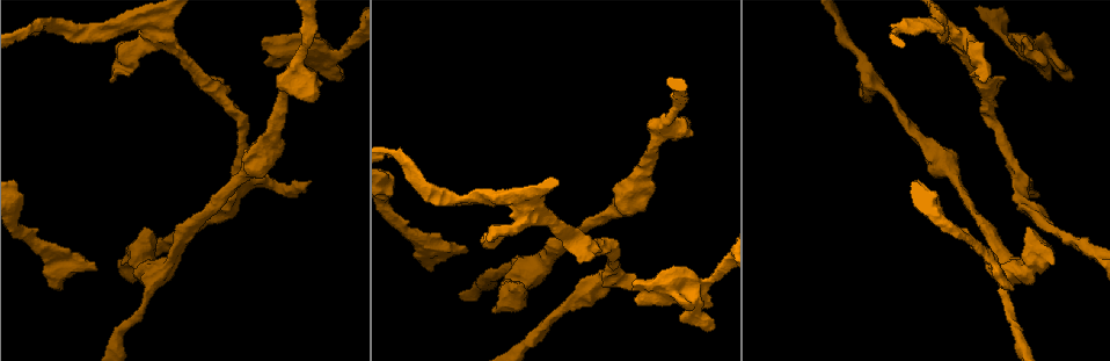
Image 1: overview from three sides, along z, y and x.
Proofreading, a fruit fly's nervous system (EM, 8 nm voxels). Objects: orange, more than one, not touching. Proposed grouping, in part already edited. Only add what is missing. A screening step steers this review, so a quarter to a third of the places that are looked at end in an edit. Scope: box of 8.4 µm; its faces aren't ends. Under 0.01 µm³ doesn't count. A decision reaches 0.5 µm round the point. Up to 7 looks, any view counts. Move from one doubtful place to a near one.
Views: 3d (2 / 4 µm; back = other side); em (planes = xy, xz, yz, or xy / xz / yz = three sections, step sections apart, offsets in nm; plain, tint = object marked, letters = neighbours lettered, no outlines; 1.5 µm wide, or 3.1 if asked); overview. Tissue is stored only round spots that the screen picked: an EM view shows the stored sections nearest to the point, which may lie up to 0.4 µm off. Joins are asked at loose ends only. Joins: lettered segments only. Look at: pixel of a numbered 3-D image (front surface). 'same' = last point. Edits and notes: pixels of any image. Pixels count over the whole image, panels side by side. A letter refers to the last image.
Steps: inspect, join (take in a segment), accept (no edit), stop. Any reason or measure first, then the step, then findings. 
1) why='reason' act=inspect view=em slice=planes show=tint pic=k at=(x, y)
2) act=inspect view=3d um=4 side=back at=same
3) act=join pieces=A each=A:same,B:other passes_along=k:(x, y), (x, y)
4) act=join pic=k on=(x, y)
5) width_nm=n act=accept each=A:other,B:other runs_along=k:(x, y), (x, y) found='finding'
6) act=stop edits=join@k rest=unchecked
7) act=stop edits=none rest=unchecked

why='branch stops here' act=inspect view=em slice=planes show=letters pic=1 at=(984, 82)

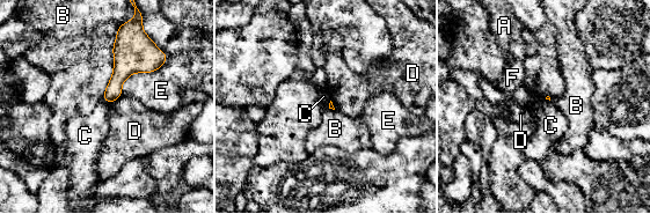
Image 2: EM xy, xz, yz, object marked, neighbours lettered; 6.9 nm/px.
act=accept each=A:other,B:other,C:other,D:other,E:other,F:other border=2:(103, 100), (108, 103) found='no lettered segment goes on from it'

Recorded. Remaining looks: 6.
why='an open end' act=inspect view=em slice=xz step=4 show=plain pic=1 at=(340, 75)

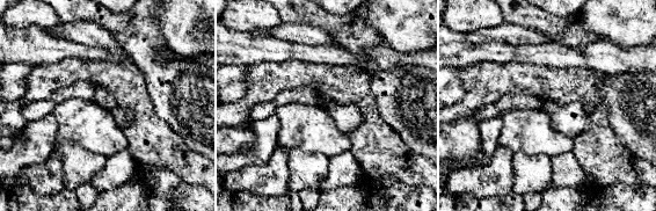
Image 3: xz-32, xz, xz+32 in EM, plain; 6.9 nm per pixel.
why='where the object lies' act=inspect view=em slice=xz step=4 show=tint at=same

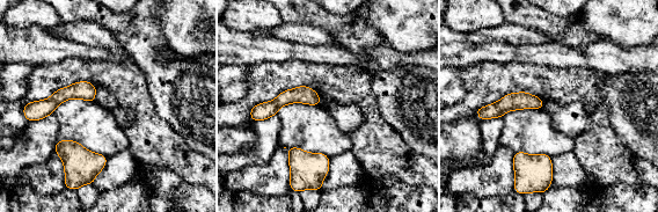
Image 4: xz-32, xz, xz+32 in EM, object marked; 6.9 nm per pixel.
why='what lies round it' act=inspect view=em slice=xz step=4 show=letters at=same

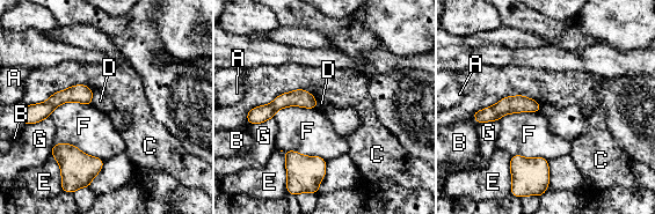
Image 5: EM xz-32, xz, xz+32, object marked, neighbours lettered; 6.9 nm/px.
longest_contact=C:550nm act=accept each=A:other,B:other,C:other,D:other,E:other,F:other,G:other runs_along=5:(89, 93), (65, 95), (23, 115) found='no lettered segment goes on from it'

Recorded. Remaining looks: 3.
why='an open end' act=inspect view=em slice=planes show=tint pic=1 at=(320, 84)

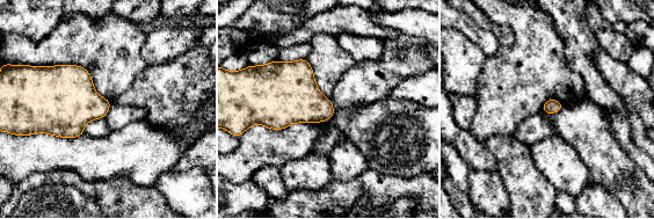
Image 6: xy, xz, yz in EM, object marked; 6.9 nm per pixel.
act=inspect view=em slice=planes show=letters at=same

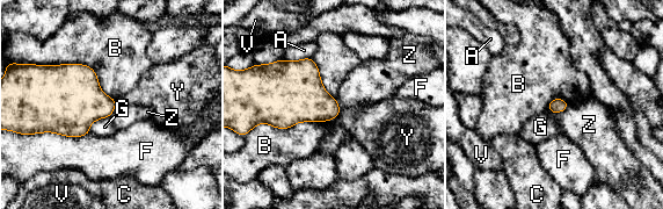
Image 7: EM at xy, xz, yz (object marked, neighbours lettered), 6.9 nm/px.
longest_contact=B:600nm act=accept each=A:other,B:other,C:other,F:other,G:other,V:other,Y:other,Z:other found='none of them fits'

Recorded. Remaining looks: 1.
act=stop edits=none rest=unchecked

